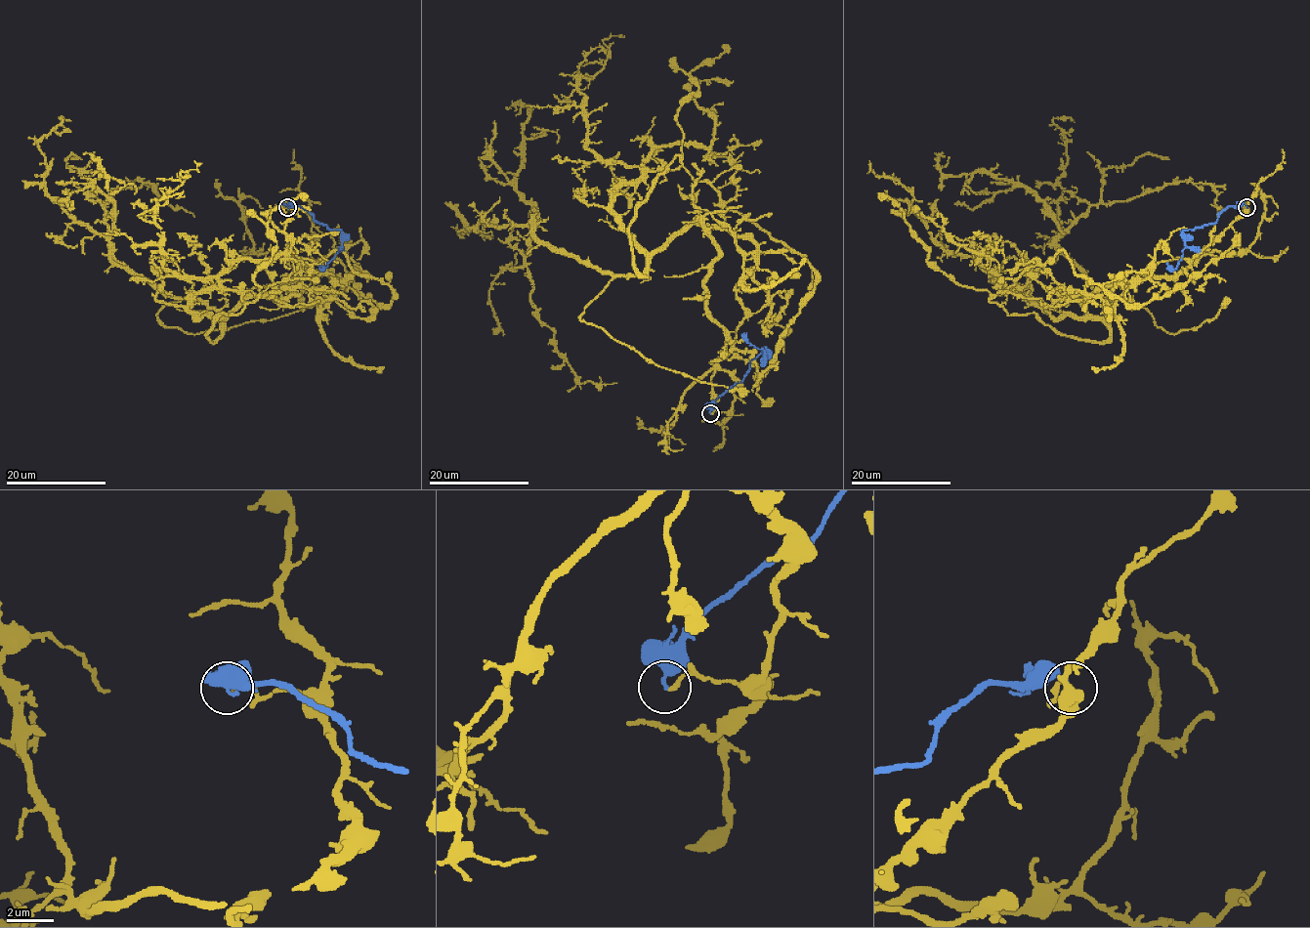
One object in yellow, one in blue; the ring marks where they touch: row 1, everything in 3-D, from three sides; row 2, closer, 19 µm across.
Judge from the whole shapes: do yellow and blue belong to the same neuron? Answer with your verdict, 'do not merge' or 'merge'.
do not merge

